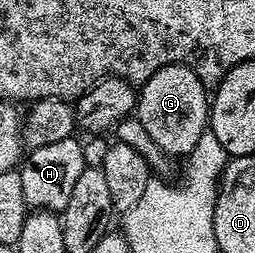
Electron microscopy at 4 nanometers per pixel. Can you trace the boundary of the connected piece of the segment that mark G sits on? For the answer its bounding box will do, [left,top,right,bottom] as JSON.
[134,66,210,156]

